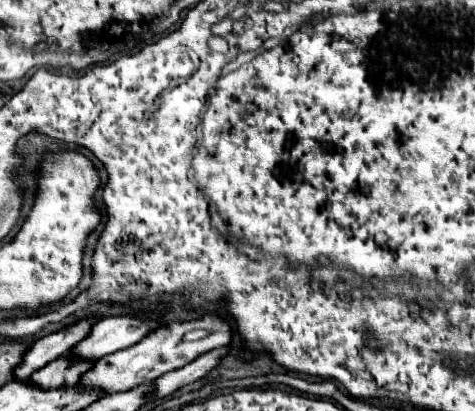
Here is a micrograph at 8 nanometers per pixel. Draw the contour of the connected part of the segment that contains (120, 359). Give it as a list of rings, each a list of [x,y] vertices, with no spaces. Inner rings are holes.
[[[207,313],[197,321],[183,321],[183,323],[175,321],[171,325],[151,331],[147,337],[143,337],[133,347],[121,349],[113,355],[105,355],[105,359],[99,359],[95,363],[95,367],[89,369],[81,377],[81,383],[85,383],[87,387],[99,387],[107,393],[129,391],[129,387],[137,387],[145,381],[155,381],[159,375],[165,375],[173,369],[181,369],[185,363],[191,363],[193,359],[197,359],[199,355],[207,353],[211,349],[229,345],[229,341],[231,341],[231,325],[215,313]],[[193,329],[207,329],[207,331],[211,331],[211,335],[205,339],[199,339],[199,341],[187,341],[185,333],[193,331]]]

